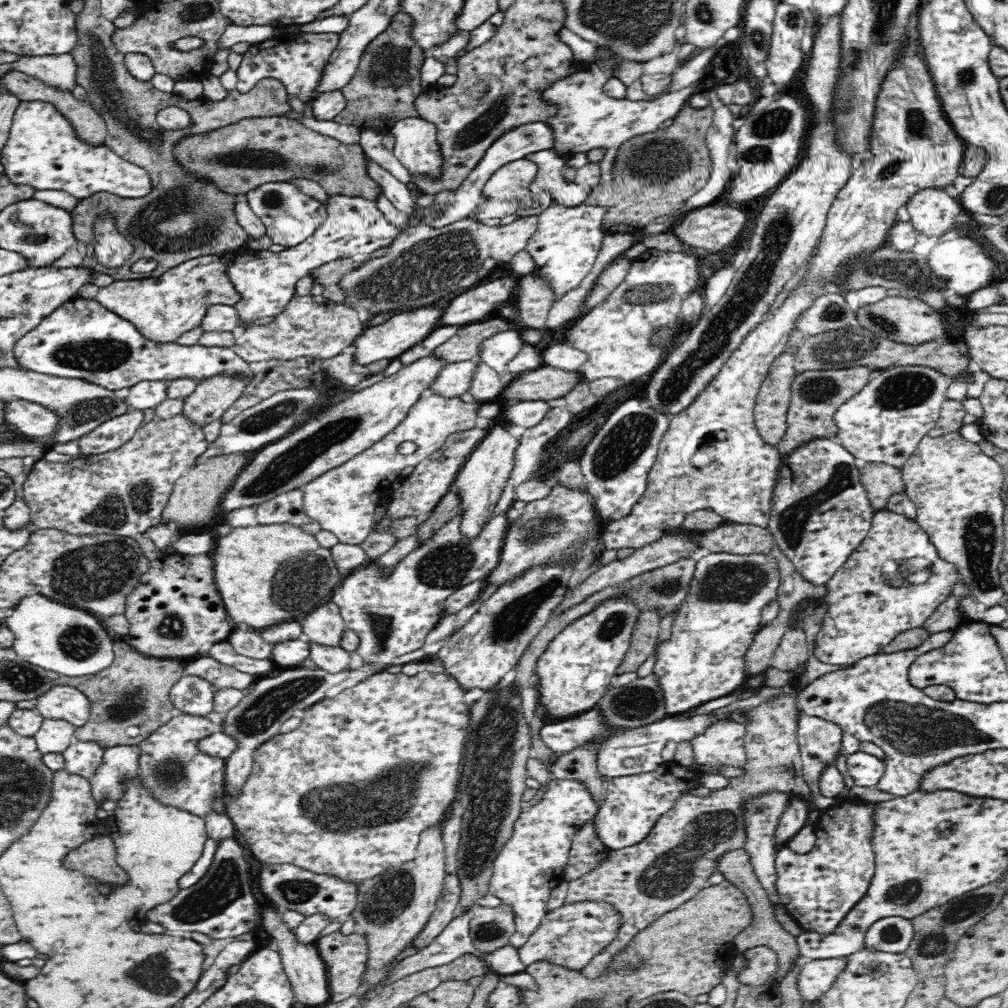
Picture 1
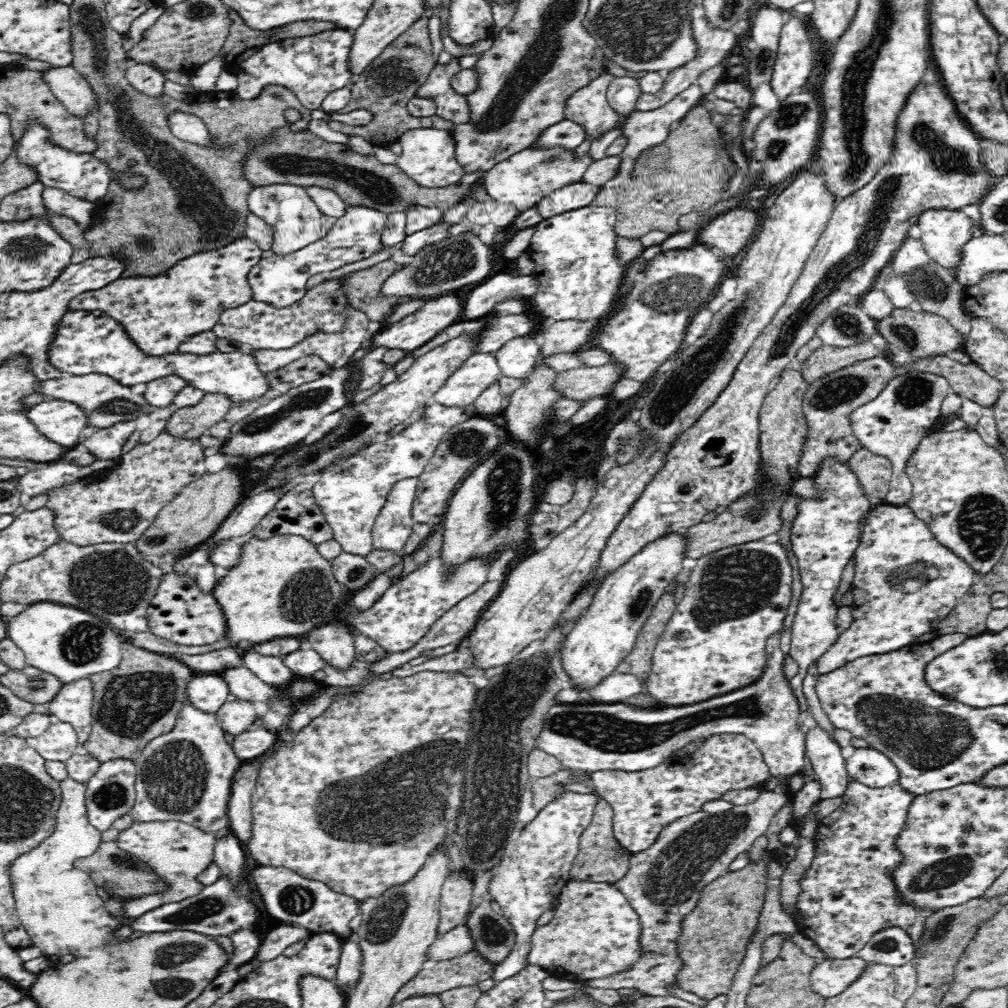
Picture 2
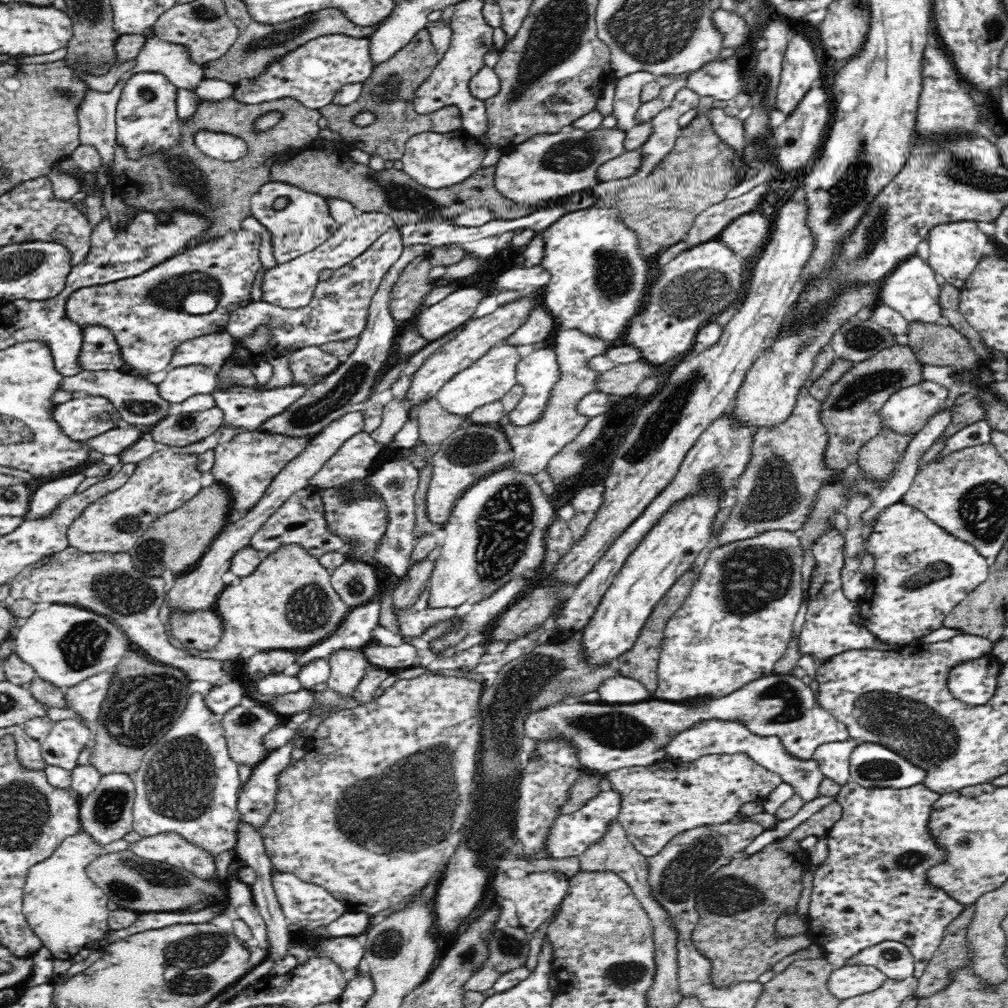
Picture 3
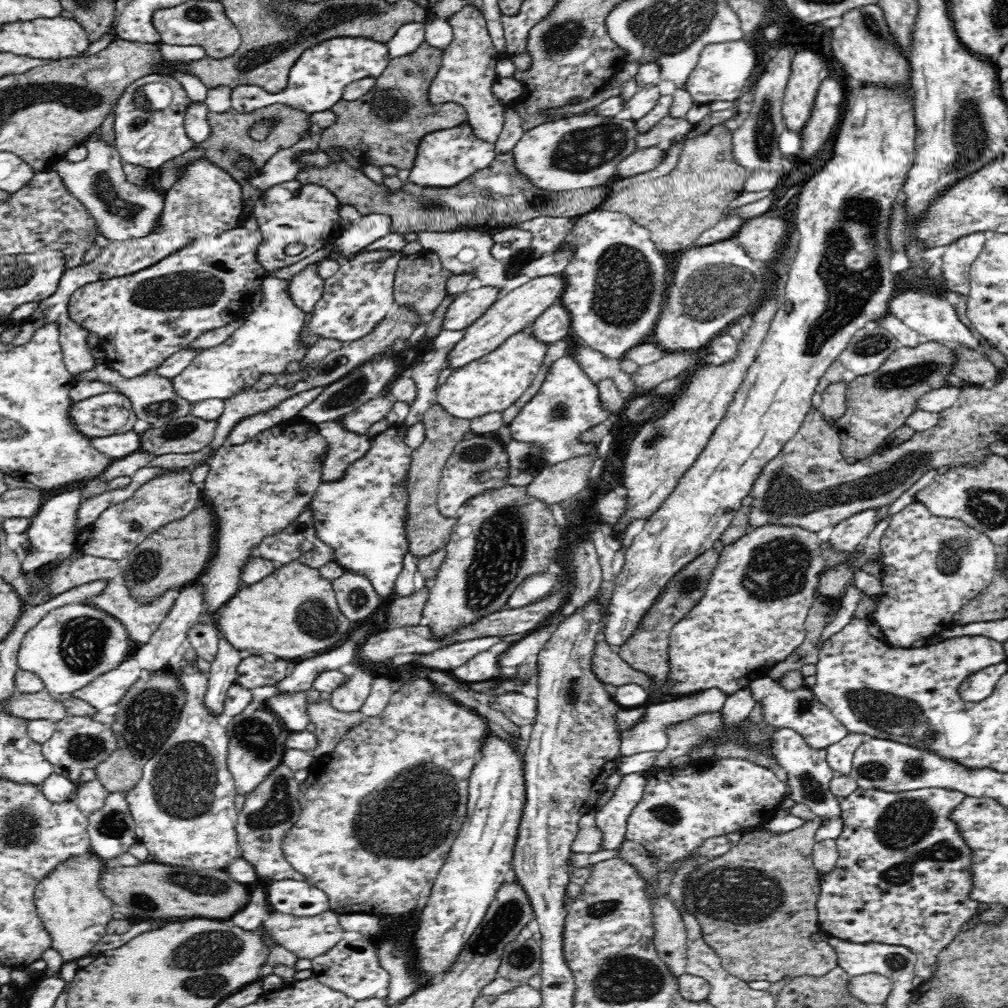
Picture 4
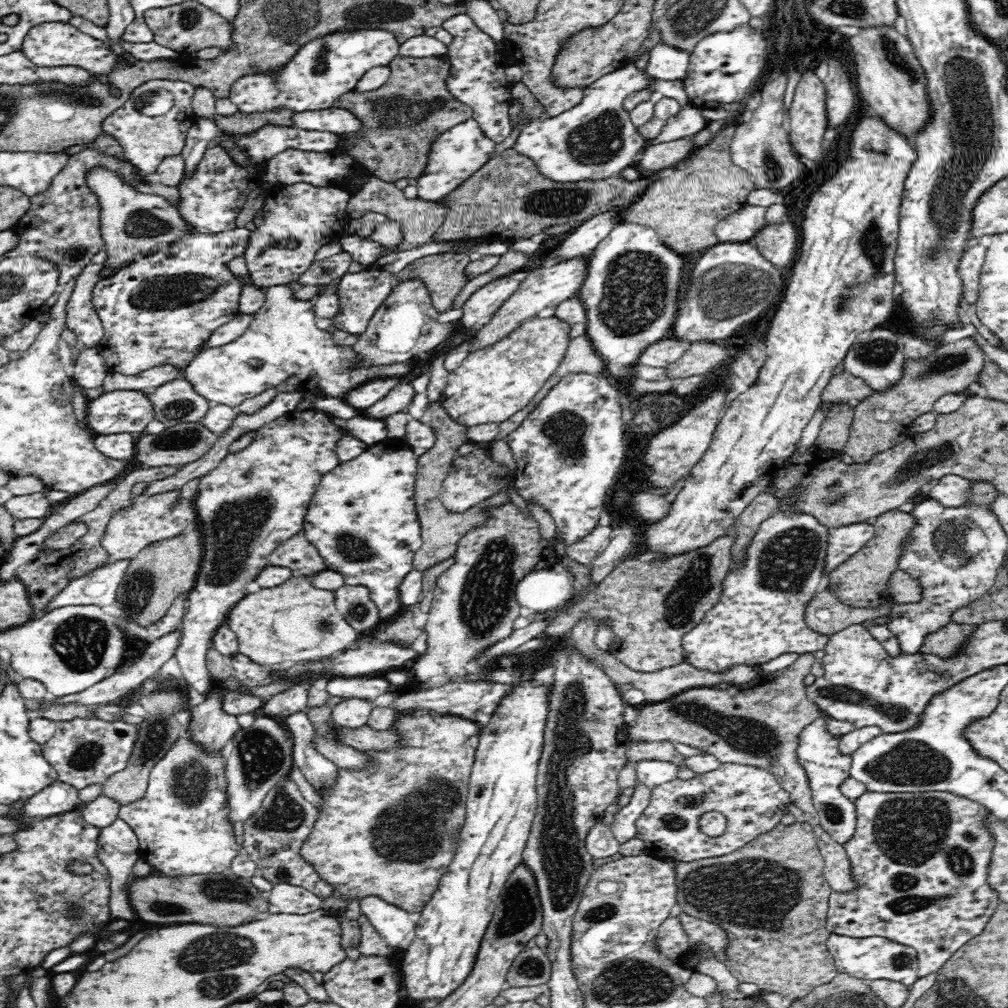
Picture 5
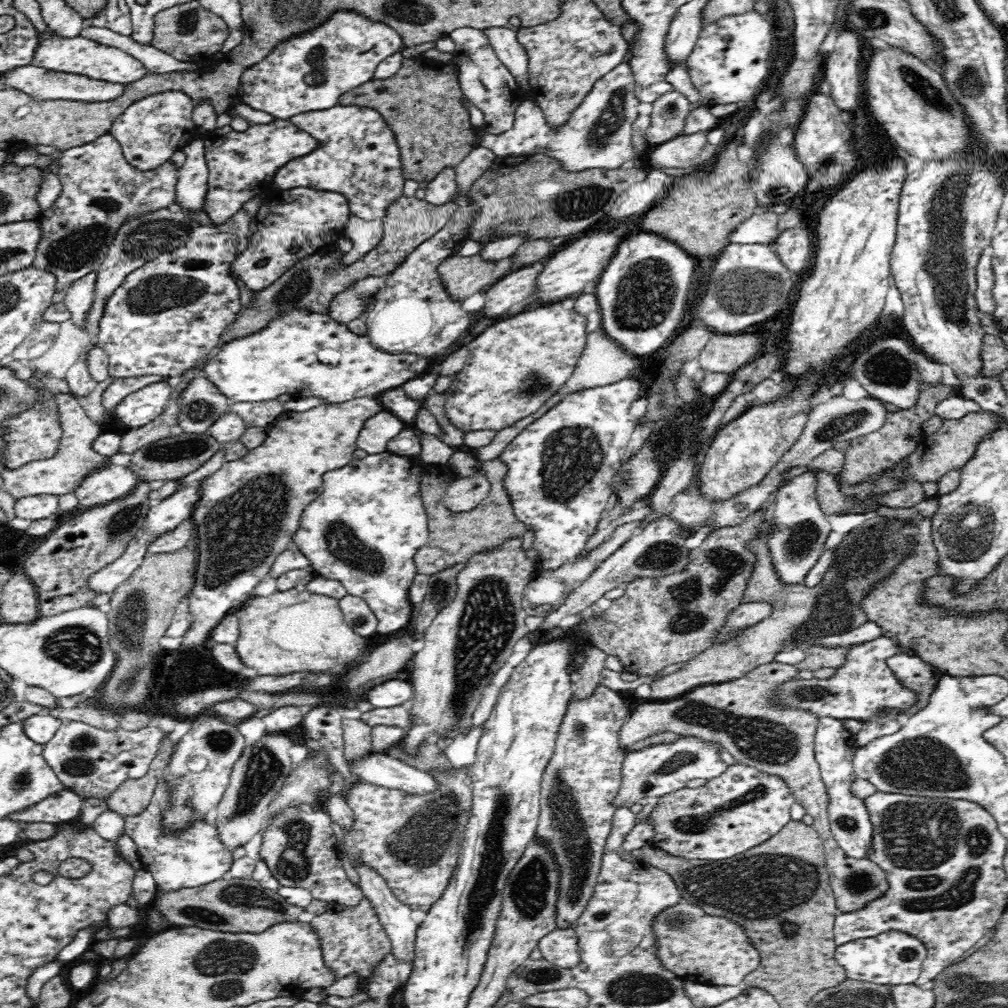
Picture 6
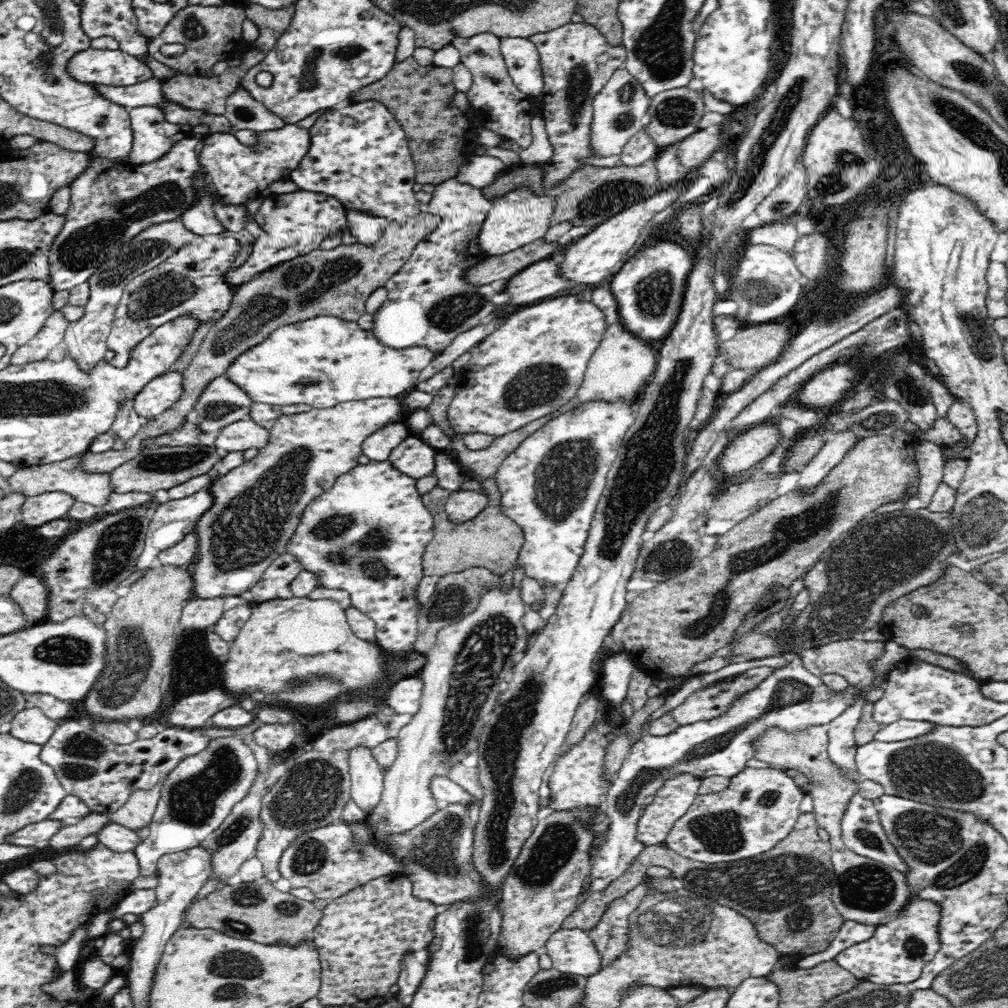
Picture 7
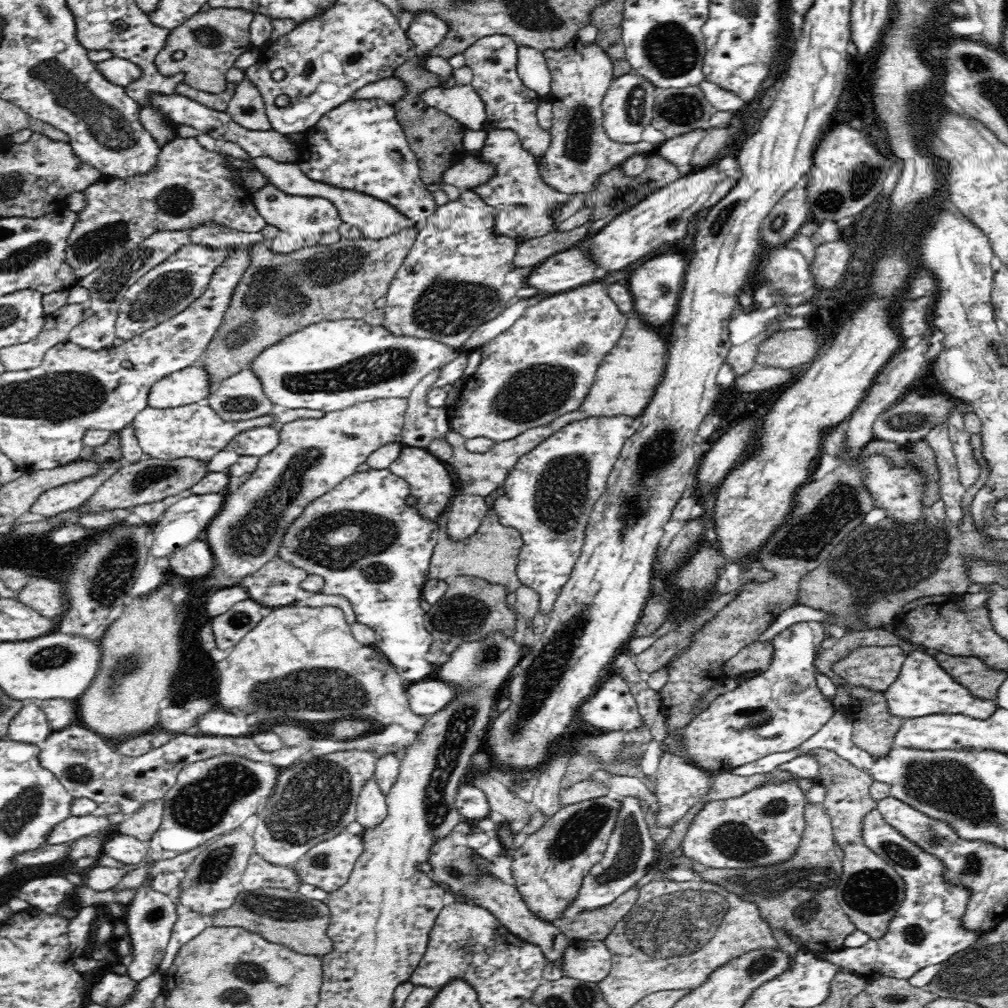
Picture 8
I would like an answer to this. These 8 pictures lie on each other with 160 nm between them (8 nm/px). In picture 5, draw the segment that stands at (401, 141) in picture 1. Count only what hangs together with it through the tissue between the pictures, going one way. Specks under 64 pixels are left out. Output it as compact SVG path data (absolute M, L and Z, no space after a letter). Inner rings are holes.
M472 118L457 124L443 132L431 146L431 155L422 176L417 178L418 197L429 205L442 200L447 194L456 190L471 174L488 162L488 156L494 152L496 143L490 140L480 125Z

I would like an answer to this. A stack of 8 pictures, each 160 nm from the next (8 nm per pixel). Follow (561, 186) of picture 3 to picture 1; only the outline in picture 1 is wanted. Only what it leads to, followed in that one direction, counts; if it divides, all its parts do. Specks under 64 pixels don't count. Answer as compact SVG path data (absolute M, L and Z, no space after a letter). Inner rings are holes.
M527 157L513 160L500 166L486 181L484 194L492 198L514 198L522 196L524 188L530 188L535 183L538 167Z

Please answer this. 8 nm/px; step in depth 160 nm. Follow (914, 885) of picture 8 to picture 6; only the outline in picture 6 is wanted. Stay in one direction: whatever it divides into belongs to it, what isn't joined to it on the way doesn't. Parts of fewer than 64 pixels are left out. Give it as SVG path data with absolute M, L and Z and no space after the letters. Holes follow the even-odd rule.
M826 717L818 721L816 732L816 763L820 765L822 781L826 784L829 802L831 833L844 853L854 859L870 858L873 845L873 824L864 800L852 793L852 784L858 779L853 757L858 750L856 736L848 731L845 721ZM888 930L878 936L858 939L836 947L835 957L844 967L847 978L879 985L911 985L920 976L926 945L915 936L901 930Z

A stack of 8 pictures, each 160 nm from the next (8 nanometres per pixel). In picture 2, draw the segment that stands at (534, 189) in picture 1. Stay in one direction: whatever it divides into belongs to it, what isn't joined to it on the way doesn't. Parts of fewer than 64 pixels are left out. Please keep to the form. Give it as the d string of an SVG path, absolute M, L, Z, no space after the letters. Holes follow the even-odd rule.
M583 180L560 187L559 190L546 195L537 204L538 213L544 220L563 212L588 206L596 198L599 190L600 187L588 184Z

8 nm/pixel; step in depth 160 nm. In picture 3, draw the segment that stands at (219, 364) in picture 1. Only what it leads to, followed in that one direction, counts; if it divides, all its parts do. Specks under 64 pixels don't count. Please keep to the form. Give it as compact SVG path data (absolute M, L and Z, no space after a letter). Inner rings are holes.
M102 326L83 327L82 329L84 340L79 361L83 370L118 370L122 373L143 376L134 370L129 370L128 365L124 365L120 349L110 329ZM306 386L294 388L276 388L276 390L251 390L250 388L232 388L228 392L221 392L220 388L212 395L215 403L223 410L223 426L228 429L241 429L243 431L258 431L264 421L278 416L294 404L304 393L308 392Z

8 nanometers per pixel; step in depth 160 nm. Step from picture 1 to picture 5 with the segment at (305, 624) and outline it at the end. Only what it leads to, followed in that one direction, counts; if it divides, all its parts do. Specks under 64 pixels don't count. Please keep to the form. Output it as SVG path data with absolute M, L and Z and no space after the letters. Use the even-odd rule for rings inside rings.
M358 698L344 699L332 707L332 720L337 727L360 730L368 724L372 712L372 701Z

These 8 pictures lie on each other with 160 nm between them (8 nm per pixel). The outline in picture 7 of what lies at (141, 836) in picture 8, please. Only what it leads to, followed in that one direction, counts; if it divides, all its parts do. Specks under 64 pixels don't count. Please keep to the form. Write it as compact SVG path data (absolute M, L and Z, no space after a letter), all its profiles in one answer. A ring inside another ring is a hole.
M156 784L154 790L132 794L130 800L124 803L124 806L109 814L110 822L136 832L141 828L149 826L161 798L161 788L161 784Z

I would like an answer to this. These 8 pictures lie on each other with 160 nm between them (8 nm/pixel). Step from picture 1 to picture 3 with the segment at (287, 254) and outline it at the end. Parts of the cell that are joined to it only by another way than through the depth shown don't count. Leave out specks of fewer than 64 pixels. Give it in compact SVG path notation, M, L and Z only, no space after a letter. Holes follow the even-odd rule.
M359 212L356 217L339 226L334 235L316 250L298 256L286 264L278 264L276 268L264 274L263 301L284 309L298 309L308 306L314 298L316 286L319 284L319 273L325 269L341 268L363 254L382 234L392 227L393 218L383 212Z

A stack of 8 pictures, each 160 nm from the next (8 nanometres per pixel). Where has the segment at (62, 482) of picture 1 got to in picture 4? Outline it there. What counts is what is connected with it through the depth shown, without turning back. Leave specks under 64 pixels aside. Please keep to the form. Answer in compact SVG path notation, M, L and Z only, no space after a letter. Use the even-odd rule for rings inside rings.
M182 469L168 471L167 475L150 480L129 499L110 506L99 514L94 524L84 527L77 536L77 544L86 555L110 560L122 560L153 532L184 520L196 508L204 505L201 489L190 480L191 473L178 473Z

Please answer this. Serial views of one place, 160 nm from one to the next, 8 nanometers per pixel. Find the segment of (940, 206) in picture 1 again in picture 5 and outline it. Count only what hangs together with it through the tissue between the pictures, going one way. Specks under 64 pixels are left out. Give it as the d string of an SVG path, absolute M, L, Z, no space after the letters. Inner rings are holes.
M976 241L972 242L967 249L966 256L962 259L962 264L960 264L960 277L964 281L963 296L970 305L978 304L980 274L982 274L986 251Z

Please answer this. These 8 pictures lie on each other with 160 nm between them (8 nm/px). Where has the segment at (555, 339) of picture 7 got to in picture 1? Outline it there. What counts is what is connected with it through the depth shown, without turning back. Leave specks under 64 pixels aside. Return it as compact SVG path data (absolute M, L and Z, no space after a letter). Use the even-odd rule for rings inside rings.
M480 358L448 363L440 372L438 380L434 382L430 393L438 394L444 398L459 398L464 393L470 392L472 380L476 374L476 367Z

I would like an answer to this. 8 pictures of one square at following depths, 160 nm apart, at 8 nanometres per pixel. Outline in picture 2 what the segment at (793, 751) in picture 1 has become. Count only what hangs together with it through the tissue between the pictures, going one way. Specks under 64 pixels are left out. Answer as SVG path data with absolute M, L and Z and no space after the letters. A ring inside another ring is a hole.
M761 789L760 798L752 804L746 806L735 806L731 812L725 814L710 814L710 812L700 811L685 816L682 819L671 822L657 836L652 848L632 855L630 858L630 869L624 878L615 882L615 885L624 893L632 908L638 913L642 923L642 936L640 944L643 953L637 963L623 973L615 974L608 979L594 979L586 982L592 988L636 988L642 994L652 997L674 996L671 989L678 988L678 971L685 967L685 960L679 956L677 942L682 934L683 920L690 916L696 906L702 889L716 880L718 876L726 874L730 869L730 864L741 854L751 850L755 840L765 834L772 817L786 802L789 801L787 792L779 793Z

